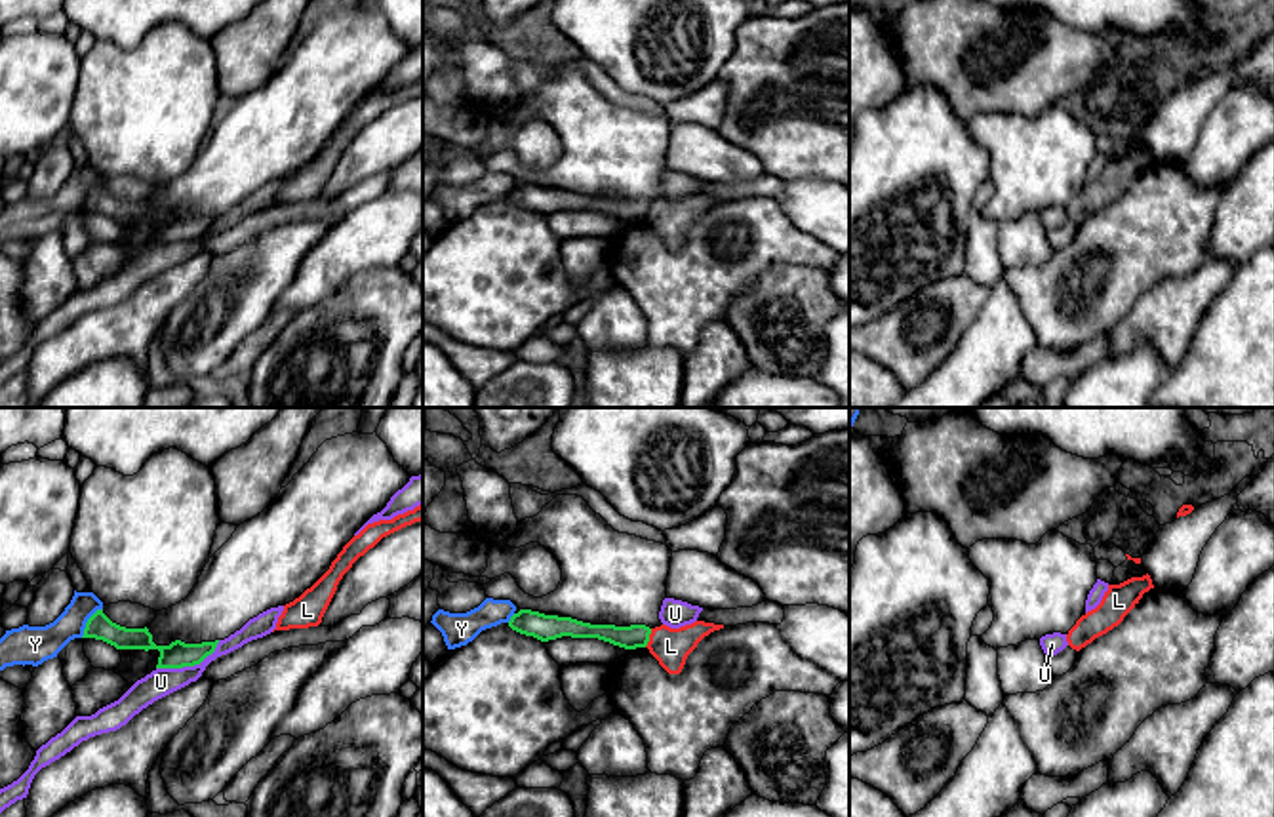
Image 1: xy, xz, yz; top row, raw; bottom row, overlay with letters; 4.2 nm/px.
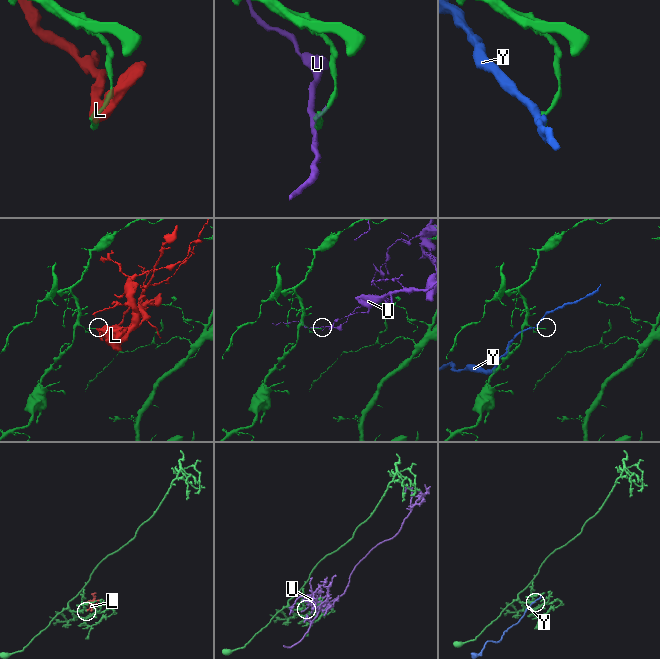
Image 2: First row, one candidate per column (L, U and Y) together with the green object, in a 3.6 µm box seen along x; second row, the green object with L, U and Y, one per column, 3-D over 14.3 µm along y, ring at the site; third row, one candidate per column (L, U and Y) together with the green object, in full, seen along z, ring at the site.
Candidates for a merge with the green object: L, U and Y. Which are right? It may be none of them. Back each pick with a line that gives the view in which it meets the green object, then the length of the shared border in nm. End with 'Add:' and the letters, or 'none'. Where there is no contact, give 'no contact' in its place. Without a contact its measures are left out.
Add: none

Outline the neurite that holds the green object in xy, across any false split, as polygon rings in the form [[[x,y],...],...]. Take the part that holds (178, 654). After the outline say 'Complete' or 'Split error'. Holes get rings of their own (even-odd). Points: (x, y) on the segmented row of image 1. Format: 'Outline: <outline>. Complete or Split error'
Outline: [[[97,609],[86,623],[82,638],[103,640],[116,649],[158,649],[156,668],[183,668],[200,665],[208,655],[211,655],[219,644],[202,642],[202,644],[185,644],[181,640],[171,642],[169,646],[156,646],[149,628],[126,628],[112,623],[103,609]]]. Complete

